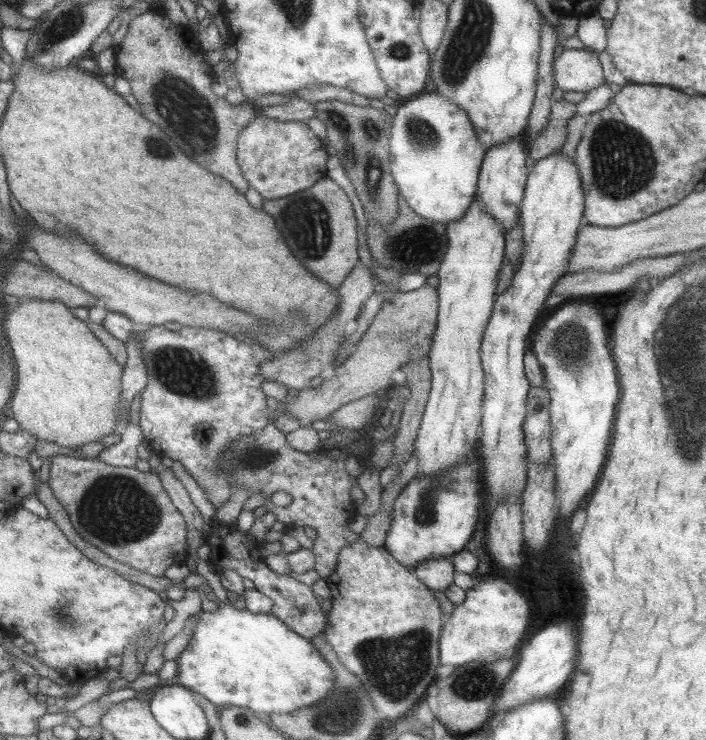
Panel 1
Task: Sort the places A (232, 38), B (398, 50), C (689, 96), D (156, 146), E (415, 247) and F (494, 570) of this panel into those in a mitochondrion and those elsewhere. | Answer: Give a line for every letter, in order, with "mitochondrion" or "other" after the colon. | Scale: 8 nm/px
A: other
B: mitochondrion
C: other
D: mitochondrion
E: mitochondrion
F: other

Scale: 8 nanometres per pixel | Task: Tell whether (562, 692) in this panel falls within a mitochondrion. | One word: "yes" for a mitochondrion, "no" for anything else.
no

